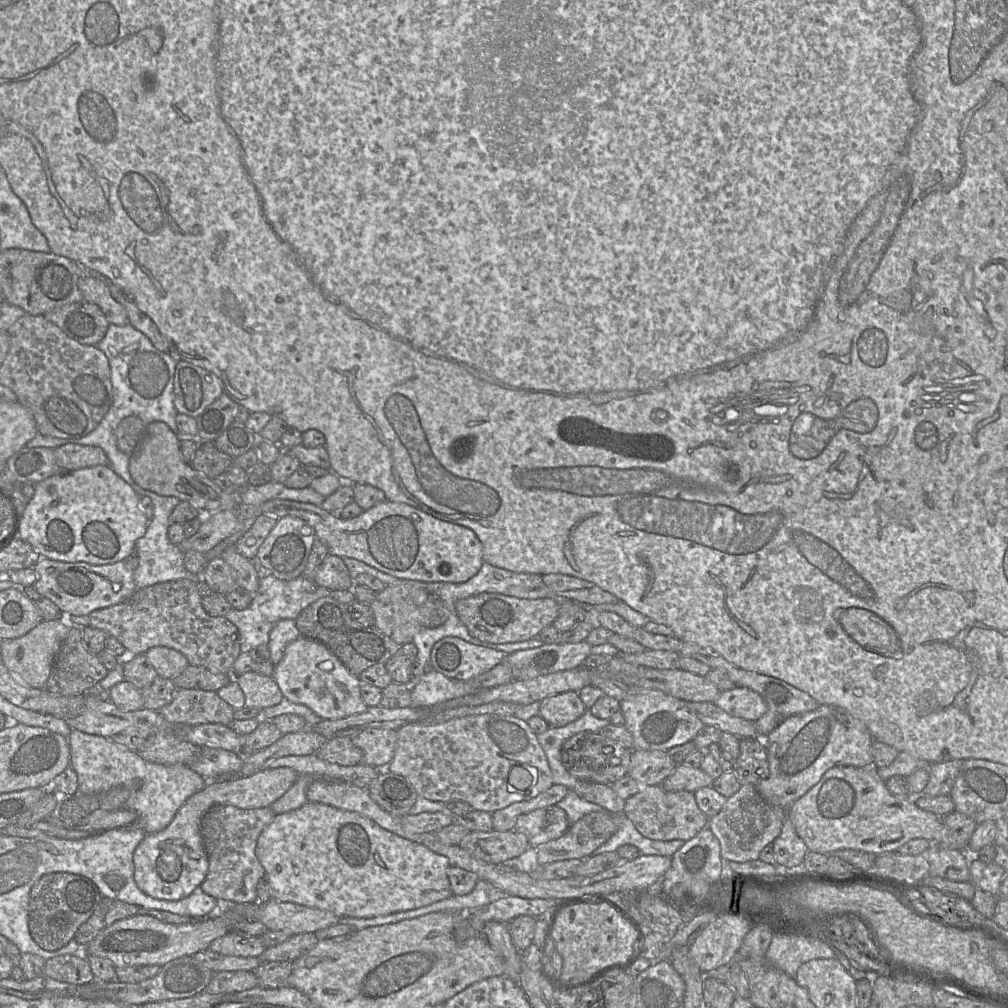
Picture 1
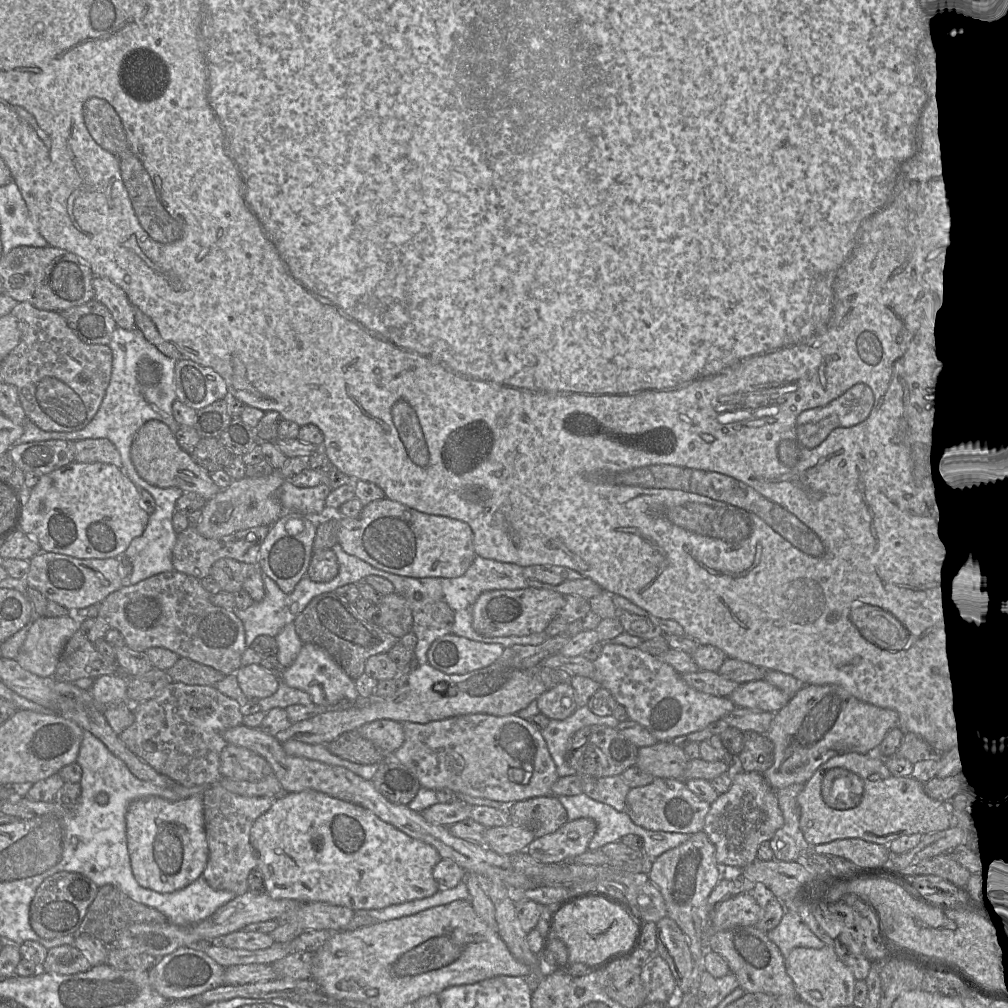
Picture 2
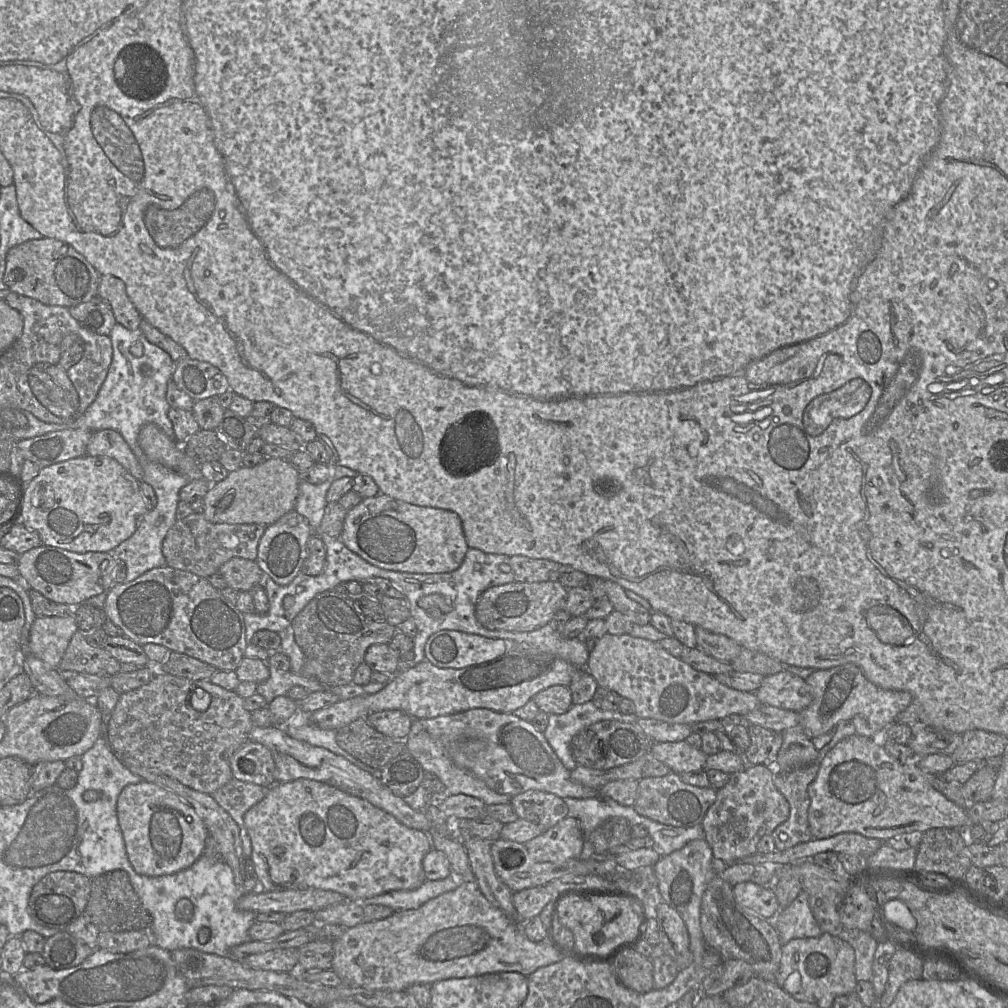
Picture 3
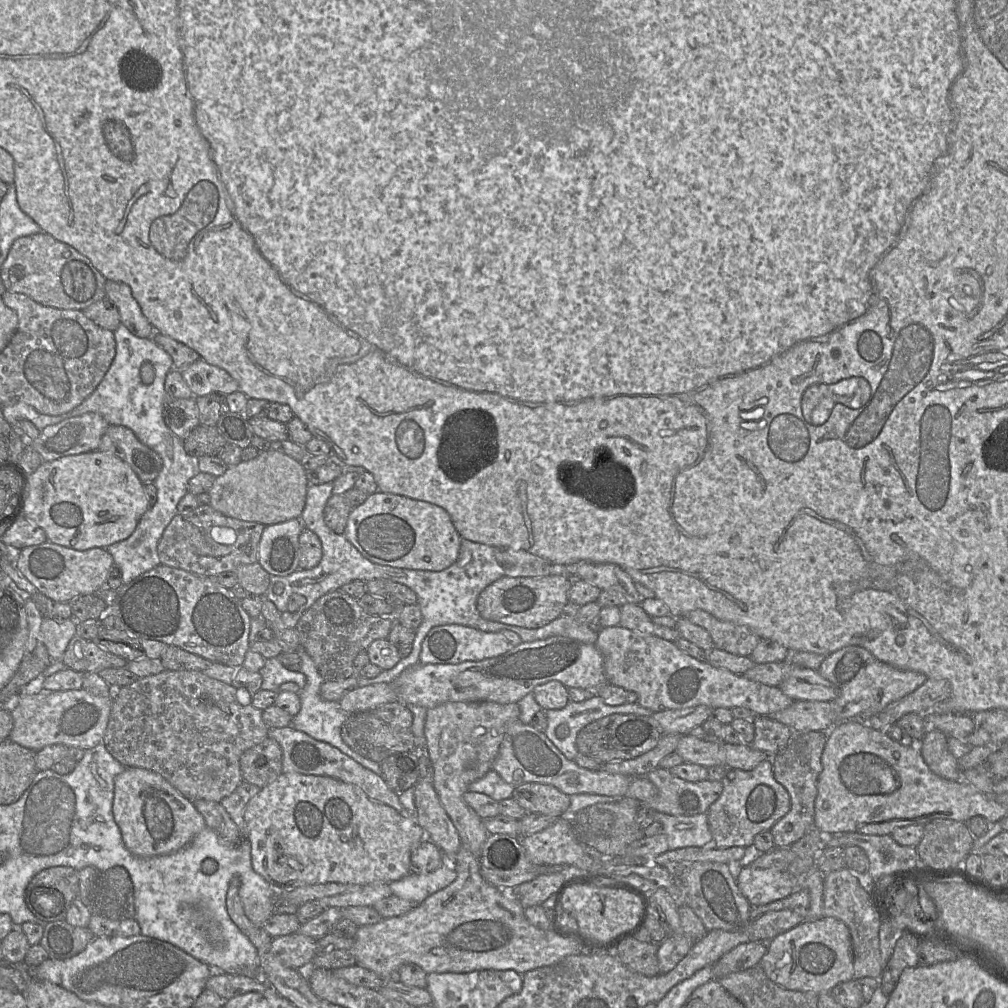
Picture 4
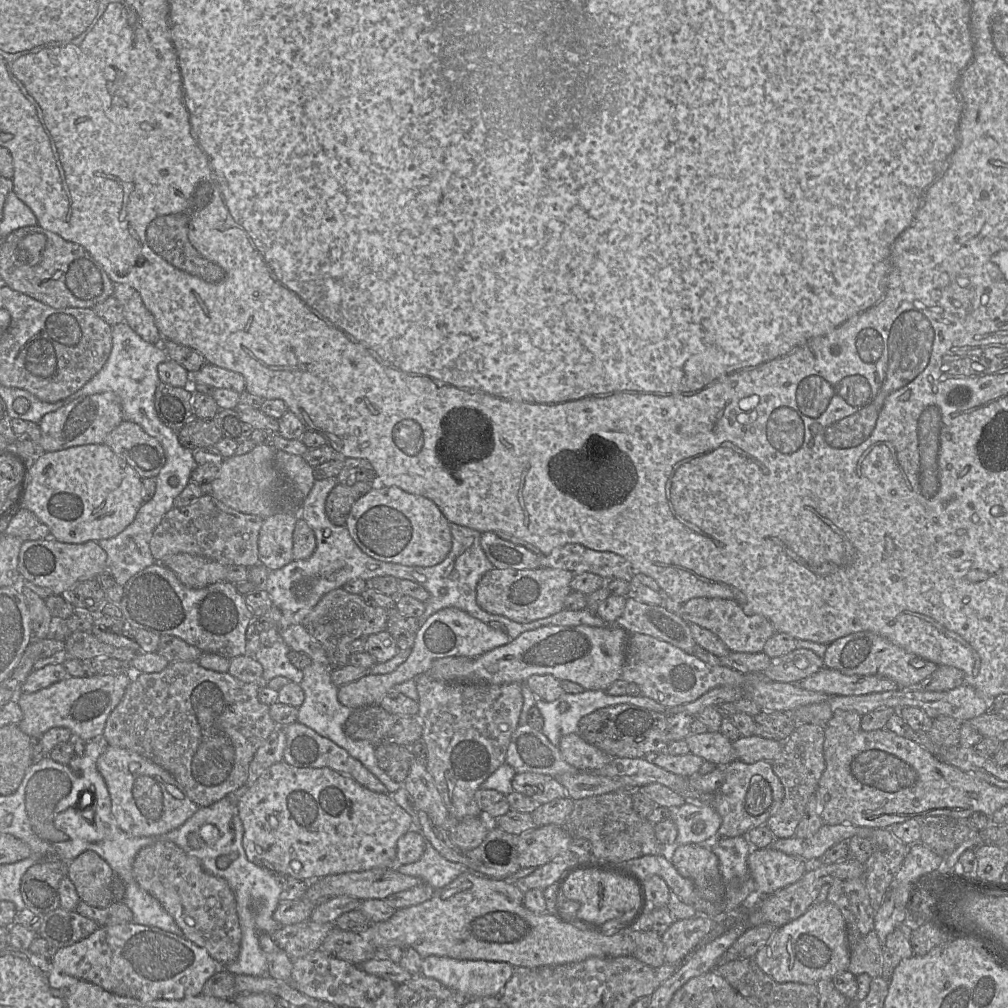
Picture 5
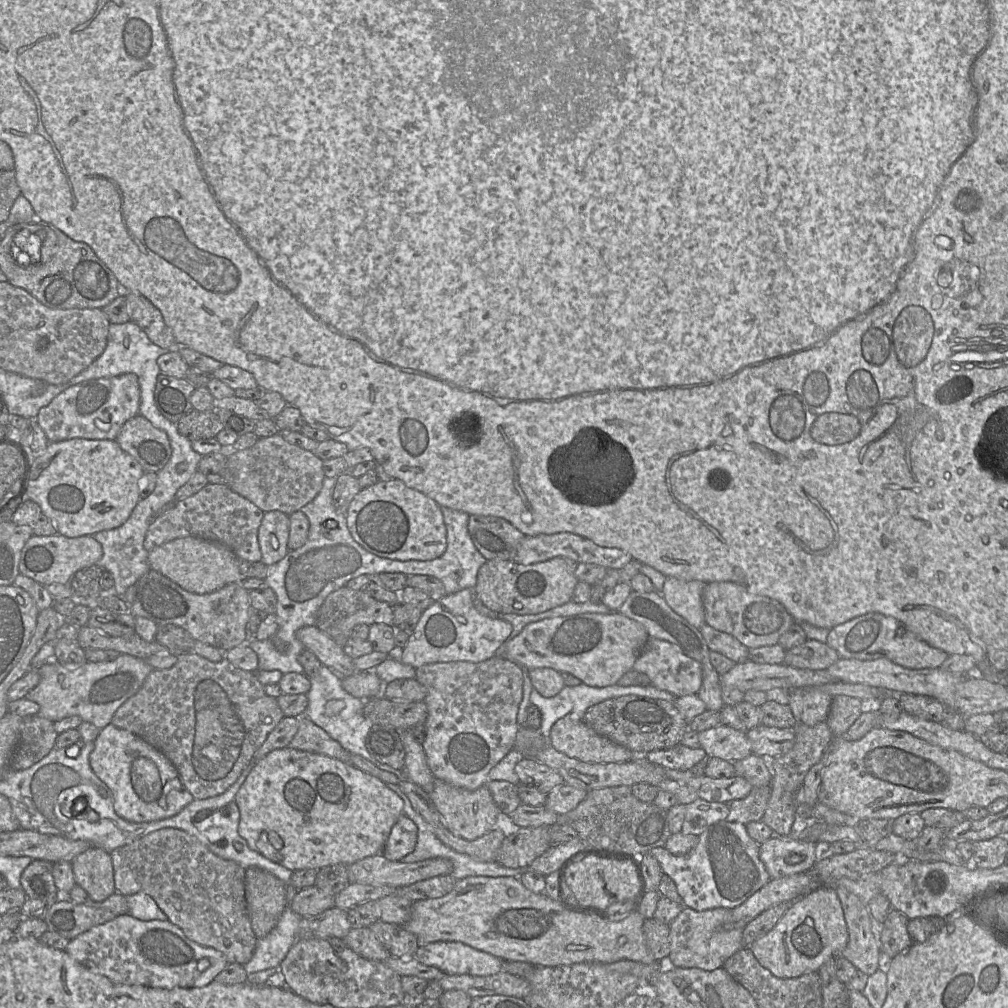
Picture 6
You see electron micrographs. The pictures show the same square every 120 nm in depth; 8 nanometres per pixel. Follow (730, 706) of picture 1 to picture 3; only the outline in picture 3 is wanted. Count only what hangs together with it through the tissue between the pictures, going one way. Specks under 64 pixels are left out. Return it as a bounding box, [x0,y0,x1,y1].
[754,670,812,712]

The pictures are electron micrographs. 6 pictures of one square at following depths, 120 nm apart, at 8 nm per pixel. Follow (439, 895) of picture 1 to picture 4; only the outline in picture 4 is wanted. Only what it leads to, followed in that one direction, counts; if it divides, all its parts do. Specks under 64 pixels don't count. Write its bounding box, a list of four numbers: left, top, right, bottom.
[243,773,426,890]

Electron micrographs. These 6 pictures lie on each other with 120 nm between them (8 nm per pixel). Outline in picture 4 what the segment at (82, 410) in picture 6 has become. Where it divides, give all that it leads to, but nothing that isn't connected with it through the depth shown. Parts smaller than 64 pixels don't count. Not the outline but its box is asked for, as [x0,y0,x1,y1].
[31,412,109,462]

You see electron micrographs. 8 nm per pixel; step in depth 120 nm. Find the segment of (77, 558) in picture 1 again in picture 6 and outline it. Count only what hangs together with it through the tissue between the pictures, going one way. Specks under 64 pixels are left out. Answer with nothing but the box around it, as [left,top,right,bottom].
[24,438,145,538]

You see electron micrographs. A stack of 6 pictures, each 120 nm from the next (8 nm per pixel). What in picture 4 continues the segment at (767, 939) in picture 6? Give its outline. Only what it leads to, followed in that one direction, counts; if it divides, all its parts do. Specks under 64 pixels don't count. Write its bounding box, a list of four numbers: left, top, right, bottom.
[759,916,854,995]

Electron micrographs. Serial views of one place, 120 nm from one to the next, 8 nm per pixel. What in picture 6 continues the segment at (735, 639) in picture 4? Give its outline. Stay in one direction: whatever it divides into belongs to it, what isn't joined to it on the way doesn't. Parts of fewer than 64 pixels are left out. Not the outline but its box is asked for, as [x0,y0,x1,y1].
[702,582,795,649]

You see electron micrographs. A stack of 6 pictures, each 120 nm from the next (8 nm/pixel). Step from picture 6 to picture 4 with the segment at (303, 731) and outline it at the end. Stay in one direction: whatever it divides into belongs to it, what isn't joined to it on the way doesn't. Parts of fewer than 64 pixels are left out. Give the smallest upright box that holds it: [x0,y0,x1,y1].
[267,726,409,817]

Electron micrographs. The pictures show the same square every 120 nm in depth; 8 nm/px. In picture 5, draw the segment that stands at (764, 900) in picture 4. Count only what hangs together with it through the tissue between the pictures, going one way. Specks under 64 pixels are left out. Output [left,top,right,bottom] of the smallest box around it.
[747,847,810,897]

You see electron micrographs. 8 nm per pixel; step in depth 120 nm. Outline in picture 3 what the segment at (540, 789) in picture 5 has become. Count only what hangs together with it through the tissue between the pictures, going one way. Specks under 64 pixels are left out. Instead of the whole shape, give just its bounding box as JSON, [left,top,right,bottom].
[510,790,568,830]

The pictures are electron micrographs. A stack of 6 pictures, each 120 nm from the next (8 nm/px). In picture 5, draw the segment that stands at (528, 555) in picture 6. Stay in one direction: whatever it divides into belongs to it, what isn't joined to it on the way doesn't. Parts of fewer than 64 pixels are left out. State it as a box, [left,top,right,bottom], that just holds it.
[542,543,634,582]

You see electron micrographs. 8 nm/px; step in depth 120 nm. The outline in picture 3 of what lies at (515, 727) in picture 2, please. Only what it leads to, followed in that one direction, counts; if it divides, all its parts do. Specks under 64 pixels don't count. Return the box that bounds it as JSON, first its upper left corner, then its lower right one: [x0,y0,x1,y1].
[419,708,599,799]

